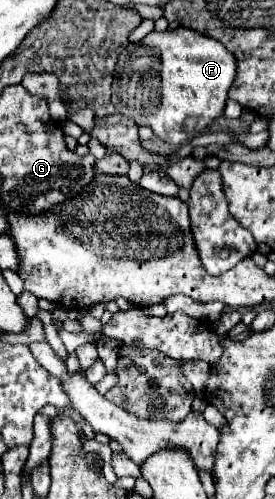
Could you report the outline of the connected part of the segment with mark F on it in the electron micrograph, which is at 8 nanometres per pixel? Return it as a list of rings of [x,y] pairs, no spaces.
[[[183,26],[165,32],[155,30],[147,34],[143,40],[129,44],[121,52],[113,76],[111,102],[117,108],[117,112],[125,114],[127,118],[133,118],[139,126],[151,126],[161,140],[181,146],[191,142],[197,134],[205,132],[205,128],[223,112],[235,72],[235,56],[219,40]]]

